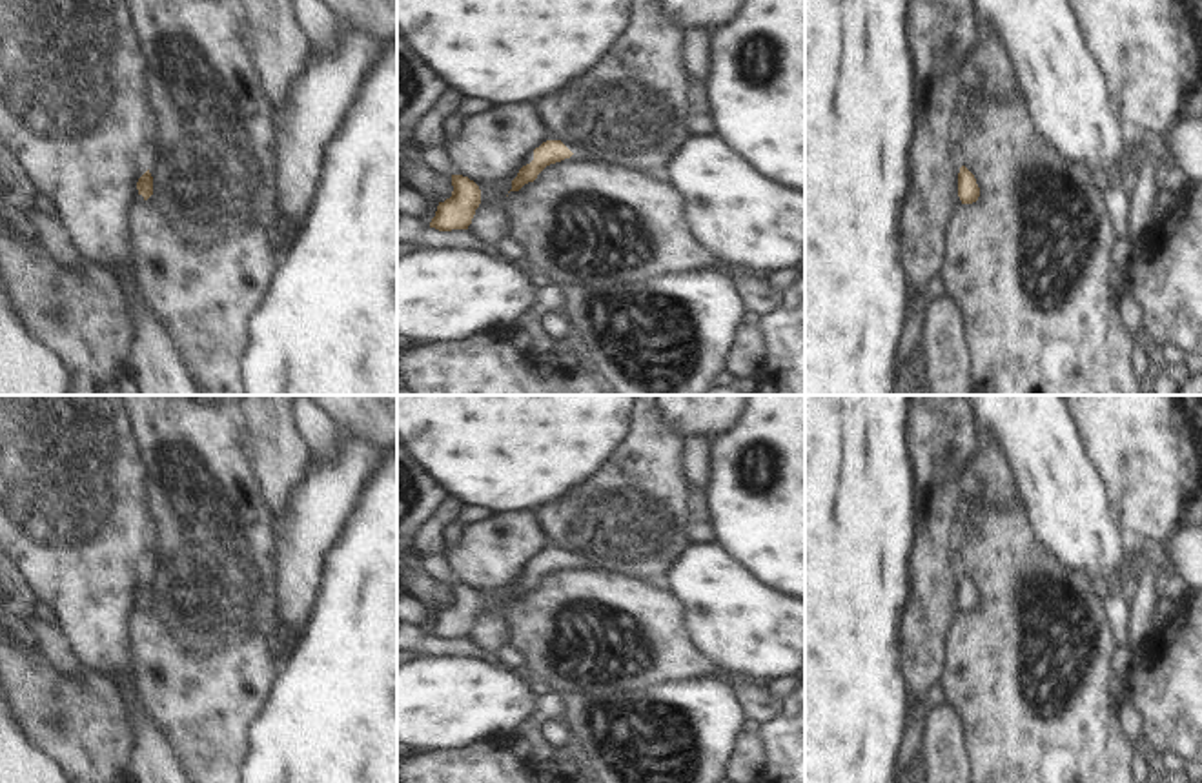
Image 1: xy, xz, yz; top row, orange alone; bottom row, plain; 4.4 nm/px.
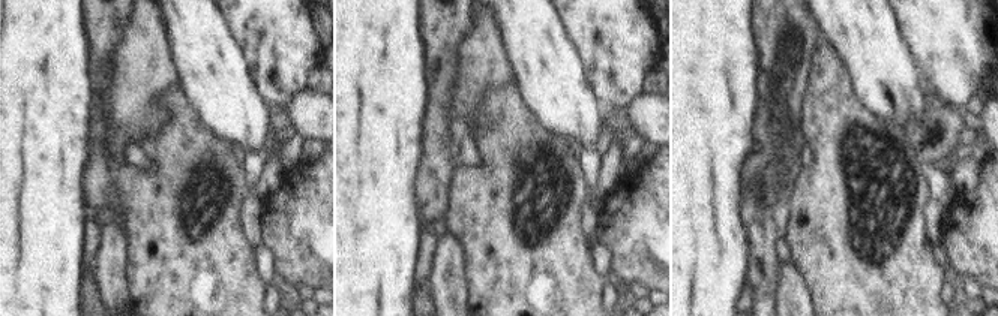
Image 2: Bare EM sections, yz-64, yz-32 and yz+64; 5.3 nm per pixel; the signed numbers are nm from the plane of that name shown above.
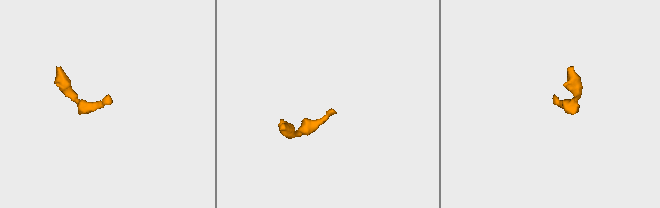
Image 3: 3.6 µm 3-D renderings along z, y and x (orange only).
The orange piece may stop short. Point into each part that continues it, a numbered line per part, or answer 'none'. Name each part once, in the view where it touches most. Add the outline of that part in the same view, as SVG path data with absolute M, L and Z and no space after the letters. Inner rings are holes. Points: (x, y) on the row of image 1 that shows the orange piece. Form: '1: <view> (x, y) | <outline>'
none

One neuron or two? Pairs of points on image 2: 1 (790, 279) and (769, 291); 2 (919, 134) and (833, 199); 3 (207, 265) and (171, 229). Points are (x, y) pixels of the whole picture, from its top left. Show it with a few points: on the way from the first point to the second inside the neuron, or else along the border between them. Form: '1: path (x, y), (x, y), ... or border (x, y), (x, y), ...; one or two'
1: border (778, 277), (775, 300); two
2: border (905, 129), (910, 149), (925, 165); two
3: path (198, 256), (180, 238); one

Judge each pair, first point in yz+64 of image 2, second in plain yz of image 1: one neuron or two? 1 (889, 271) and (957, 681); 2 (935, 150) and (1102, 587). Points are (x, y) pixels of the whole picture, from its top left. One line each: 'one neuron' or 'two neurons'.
1: one neuron
2: one neuron

